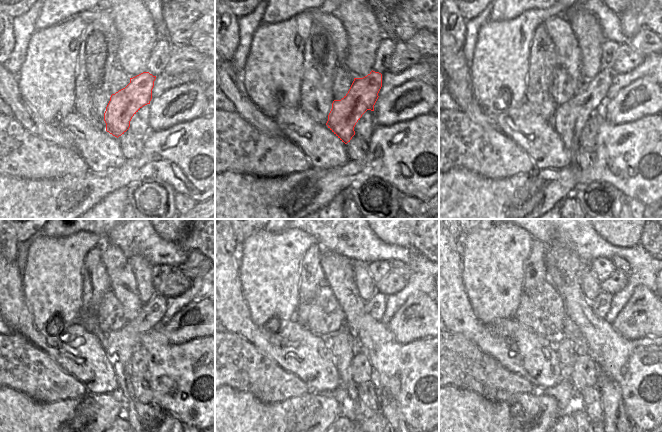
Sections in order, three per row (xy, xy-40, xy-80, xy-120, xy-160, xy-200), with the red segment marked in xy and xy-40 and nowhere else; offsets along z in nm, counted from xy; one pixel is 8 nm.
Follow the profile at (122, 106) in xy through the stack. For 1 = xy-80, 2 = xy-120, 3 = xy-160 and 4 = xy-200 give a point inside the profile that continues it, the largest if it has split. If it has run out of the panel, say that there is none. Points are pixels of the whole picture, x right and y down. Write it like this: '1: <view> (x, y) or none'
1: xy-80 (569, 118)
2: xy-120 (147, 420)
3: xy-160 (343, 346)
4: xy-200 (564, 346)

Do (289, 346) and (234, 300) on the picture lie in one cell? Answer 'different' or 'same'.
same

